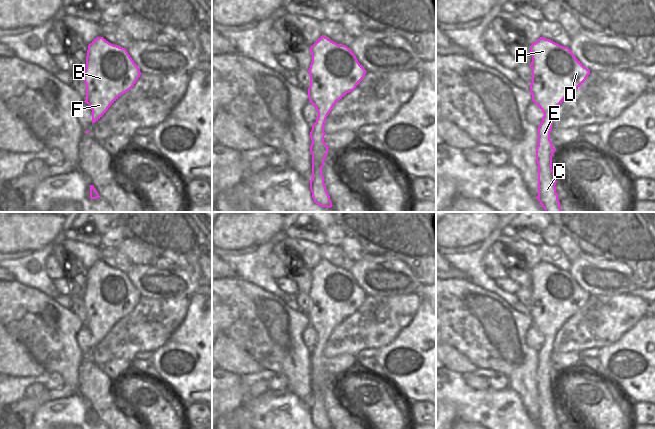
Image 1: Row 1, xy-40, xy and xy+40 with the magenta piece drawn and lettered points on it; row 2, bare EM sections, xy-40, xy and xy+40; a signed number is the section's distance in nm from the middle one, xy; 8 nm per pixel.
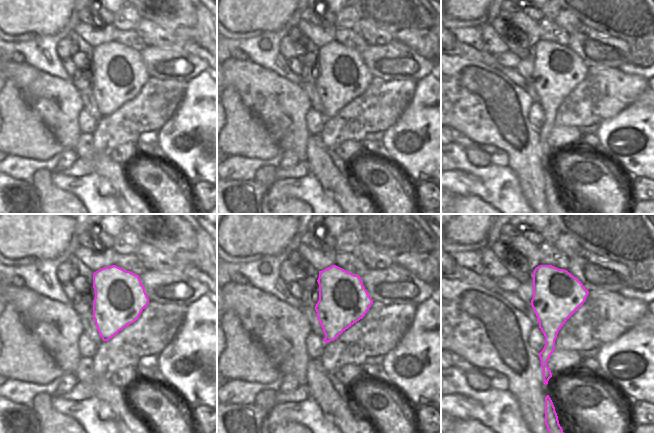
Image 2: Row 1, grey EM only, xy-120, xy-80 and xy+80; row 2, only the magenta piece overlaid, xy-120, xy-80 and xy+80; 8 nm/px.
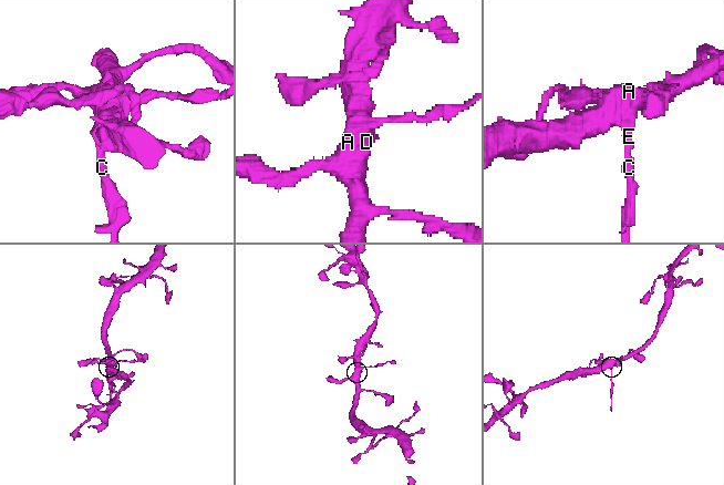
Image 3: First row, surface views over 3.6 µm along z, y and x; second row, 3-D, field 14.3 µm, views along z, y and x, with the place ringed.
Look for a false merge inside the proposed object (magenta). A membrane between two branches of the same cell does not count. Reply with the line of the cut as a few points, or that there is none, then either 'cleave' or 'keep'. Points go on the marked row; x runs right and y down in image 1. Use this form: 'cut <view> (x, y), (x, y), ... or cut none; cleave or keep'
cut xy+40 (552, 152), (543, 151), (536, 155); cleave

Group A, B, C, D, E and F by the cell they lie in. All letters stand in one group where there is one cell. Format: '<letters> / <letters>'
A B D E F / C

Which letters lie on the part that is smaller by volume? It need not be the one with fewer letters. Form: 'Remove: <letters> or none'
Remove: C

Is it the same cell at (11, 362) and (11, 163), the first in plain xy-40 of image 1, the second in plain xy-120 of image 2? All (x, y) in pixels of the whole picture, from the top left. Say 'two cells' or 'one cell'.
two cells

